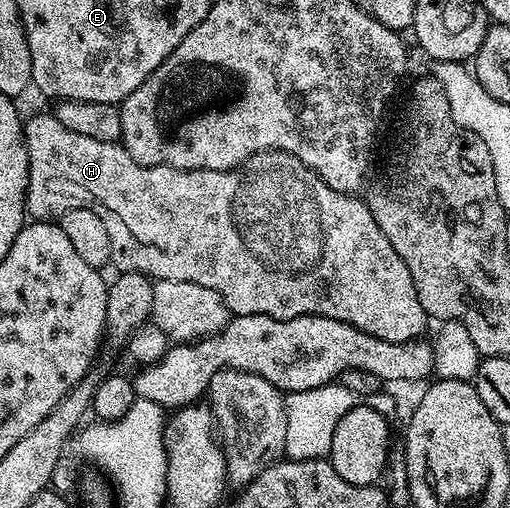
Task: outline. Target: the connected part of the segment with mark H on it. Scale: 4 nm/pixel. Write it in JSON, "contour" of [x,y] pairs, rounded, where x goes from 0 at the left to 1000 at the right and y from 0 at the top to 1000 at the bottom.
{"contour":[[[100,219],[76,222],[71,230],[55,228],[47,236],[45,280],[53,291],[63,374],[102,364],[104,370],[118,372],[124,380],[139,378],[143,386],[163,394],[157,398],[176,400],[200,413],[204,421],[220,419],[241,441],[241,445],[212,441],[210,461],[218,465],[227,484],[265,480],[267,494],[280,498],[280,506],[227,504],[222,522],[227,522],[233,537],[282,537],[286,545],[314,553],[361,553],[363,557],[386,557],[394,565],[410,565],[410,573],[425,573],[425,581],[433,581],[447,610],[461,620],[527,620],[535,628],[553,632],[565,632],[576,624],[643,624],[661,628],[669,636],[684,636],[763,675],[812,671],[835,657],[829,654],[837,648],[841,626],[833,594],[822,585],[822,563],[816,561],[810,541],[802,541],[802,526],[794,526],[786,502],[771,494],[771,478],[755,470],[755,455],[739,447],[739,431],[731,431],[718,394],[686,380],[653,376],[653,368],[635,360],[618,343],[618,335],[590,321],[590,313],[555,299],[553,293],[527,293],[522,301],[500,301],[486,309],[467,333],[341,333],[329,325],[271,325],[241,295],[239,283],[151,266],[151,258],[135,258],[135,250],[125,250]]]}

